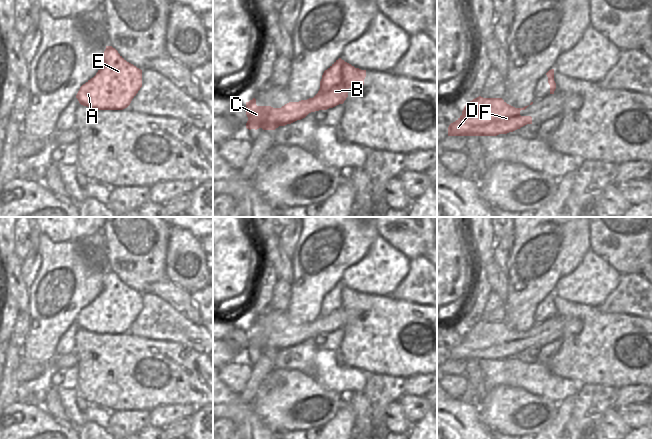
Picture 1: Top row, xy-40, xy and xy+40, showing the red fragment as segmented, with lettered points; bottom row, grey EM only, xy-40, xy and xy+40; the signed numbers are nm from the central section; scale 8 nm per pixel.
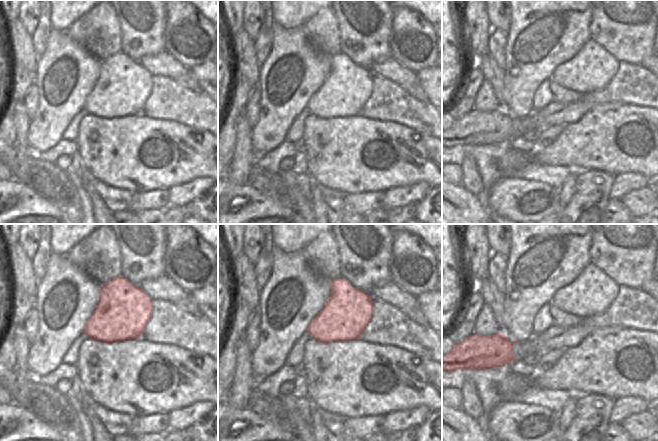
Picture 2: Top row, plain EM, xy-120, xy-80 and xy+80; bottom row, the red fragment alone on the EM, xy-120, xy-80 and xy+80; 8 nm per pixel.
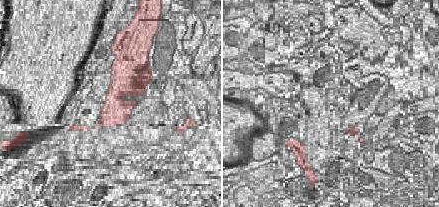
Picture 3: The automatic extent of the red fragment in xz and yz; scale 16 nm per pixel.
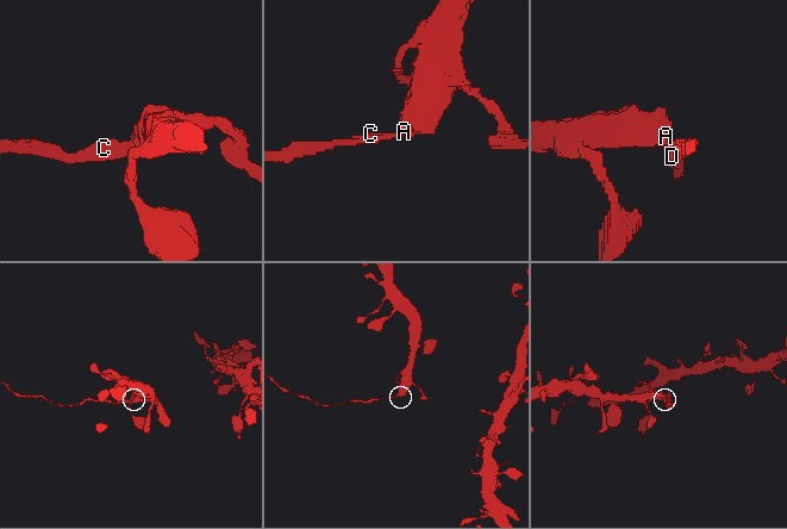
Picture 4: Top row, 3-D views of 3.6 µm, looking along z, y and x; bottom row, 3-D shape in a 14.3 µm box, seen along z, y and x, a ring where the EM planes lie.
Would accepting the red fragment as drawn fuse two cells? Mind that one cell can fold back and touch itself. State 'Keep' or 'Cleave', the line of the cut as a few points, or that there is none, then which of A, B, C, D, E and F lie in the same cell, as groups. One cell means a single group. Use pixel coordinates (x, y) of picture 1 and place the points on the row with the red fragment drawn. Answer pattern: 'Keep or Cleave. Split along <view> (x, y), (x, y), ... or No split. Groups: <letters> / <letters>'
Cleave. Split along xy (305, 100), (305, 105), (314, 111). Groups: A B E / C D F.

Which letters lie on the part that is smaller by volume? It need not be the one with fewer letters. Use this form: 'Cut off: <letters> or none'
Cut off: C, D, F

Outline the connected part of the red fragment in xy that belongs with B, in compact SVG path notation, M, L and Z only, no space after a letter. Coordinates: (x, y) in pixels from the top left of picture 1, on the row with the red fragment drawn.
M341 58L324 71L320 89L313 97L306 100L309 110L319 111L343 104L348 97L348 89L364 85L366 70L355 68Z

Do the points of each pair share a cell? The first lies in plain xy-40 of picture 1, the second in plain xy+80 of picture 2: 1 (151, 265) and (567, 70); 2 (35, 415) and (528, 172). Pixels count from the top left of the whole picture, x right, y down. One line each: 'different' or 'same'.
1: same
2: different

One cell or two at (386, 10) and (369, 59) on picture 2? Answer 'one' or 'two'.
one

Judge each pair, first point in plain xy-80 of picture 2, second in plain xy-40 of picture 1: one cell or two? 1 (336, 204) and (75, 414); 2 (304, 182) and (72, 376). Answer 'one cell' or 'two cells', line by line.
1: one cell
2: two cells

